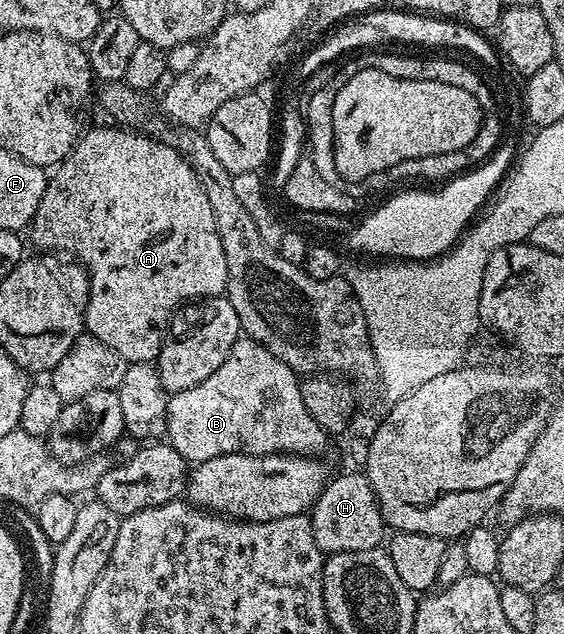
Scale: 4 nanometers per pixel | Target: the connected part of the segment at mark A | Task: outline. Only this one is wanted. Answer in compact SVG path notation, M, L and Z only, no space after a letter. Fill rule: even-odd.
M121 126L109 127L113 128L90 127L77 141L69 157L48 177L43 190L43 202L39 202L39 210L35 210L31 233L33 232L35 247L62 248L65 252L74 252L81 259L81 264L89 275L89 305L83 308L84 331L99 338L99 342L111 346L111 350L115 350L128 363L147 364L156 361L159 350L167 339L171 317L182 305L198 298L224 293L227 282L227 258L223 258L223 242L219 242L219 230L215 230L215 214L211 214L211 202L207 202L207 194L203 194L203 186L188 162L174 148L162 144L160 139L153 137L152 140L149 136L140 136L137 133L140 131L126 130Z

